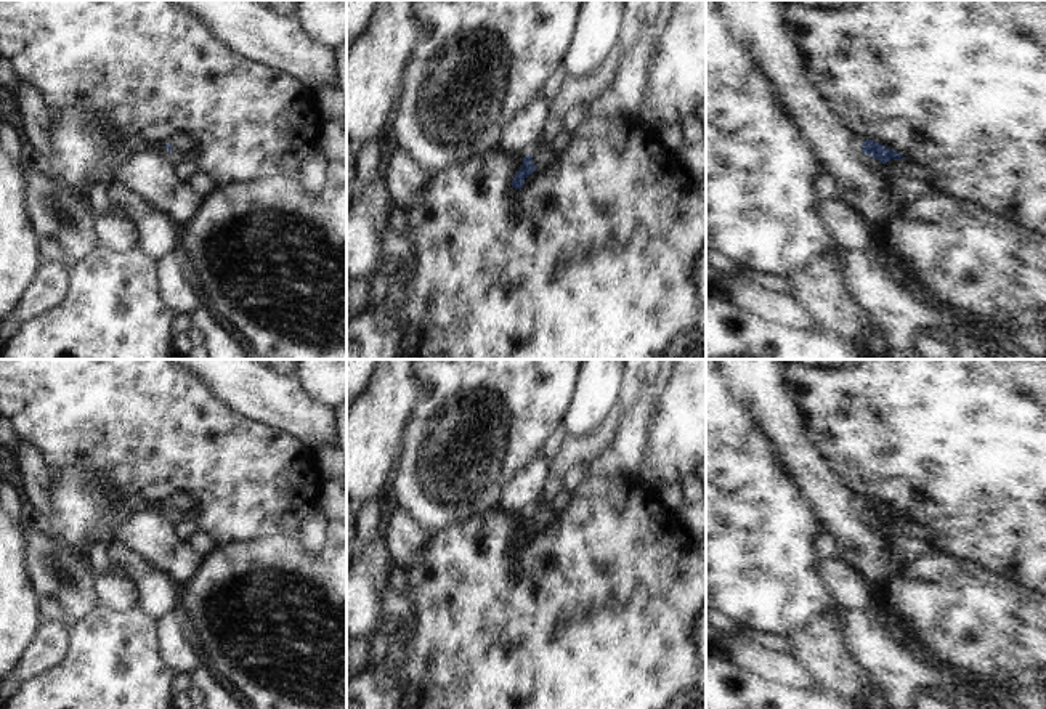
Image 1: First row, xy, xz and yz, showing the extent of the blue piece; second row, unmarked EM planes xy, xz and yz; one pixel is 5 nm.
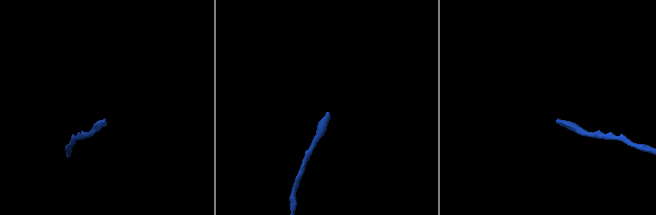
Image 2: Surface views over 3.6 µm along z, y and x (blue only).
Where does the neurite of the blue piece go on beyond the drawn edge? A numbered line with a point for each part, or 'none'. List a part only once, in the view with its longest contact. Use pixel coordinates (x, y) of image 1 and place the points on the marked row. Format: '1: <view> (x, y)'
1: xz (541, 153)

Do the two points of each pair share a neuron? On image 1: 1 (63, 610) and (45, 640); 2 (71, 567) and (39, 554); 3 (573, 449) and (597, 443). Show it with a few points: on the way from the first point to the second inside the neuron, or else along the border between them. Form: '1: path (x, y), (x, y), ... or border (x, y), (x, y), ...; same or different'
1: border (48, 621), (58, 621), (66, 627); different
2: path (63, 567), (53, 567), (47, 560); same
3: path (579, 449), (591, 445); same

